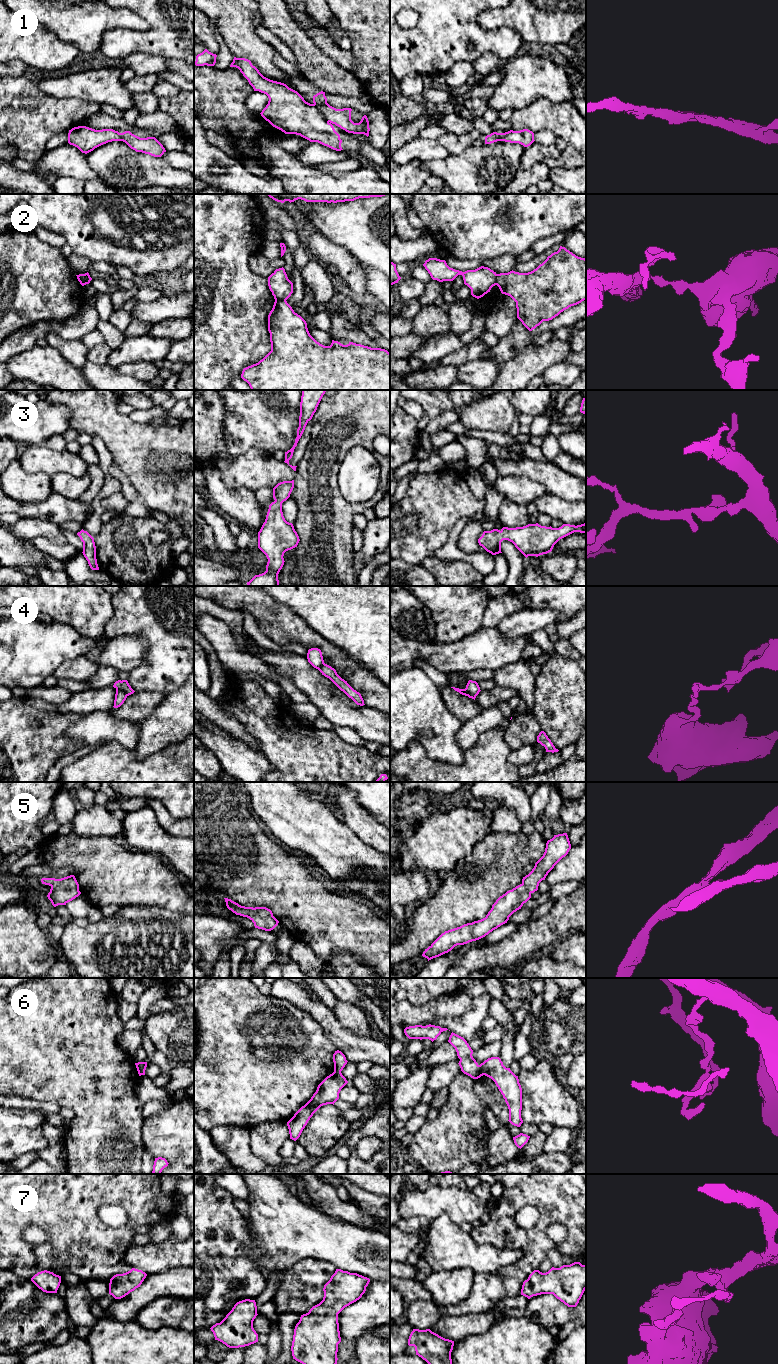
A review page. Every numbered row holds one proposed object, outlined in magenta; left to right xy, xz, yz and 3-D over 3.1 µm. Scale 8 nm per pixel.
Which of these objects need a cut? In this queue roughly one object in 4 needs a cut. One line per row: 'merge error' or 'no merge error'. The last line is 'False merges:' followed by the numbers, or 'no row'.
1: merge error
2: merge error
3: no merge error
4: merge error
5: no merge error
6: merge error
7: no merge error
False merges: 1, 2, 4, 6

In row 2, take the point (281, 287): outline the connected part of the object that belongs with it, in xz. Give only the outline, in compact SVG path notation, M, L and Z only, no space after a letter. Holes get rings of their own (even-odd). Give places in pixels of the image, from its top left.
M276 269L268 277L268 286L275 301L287 300L293 293L293 283L288 279L285 269Z

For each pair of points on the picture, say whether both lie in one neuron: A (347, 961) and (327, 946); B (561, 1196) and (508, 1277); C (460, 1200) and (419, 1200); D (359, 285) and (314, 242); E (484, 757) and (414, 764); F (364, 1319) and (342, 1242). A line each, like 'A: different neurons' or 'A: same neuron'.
A: different neurons
B: same neuron
C: same neuron
D: same neuron
E: same neuron
F: different neurons

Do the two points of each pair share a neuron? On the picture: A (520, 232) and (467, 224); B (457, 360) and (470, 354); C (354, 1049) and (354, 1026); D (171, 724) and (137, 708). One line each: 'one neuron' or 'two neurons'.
A: one neuron
B: one neuron
C: two neurons
D: two neurons

